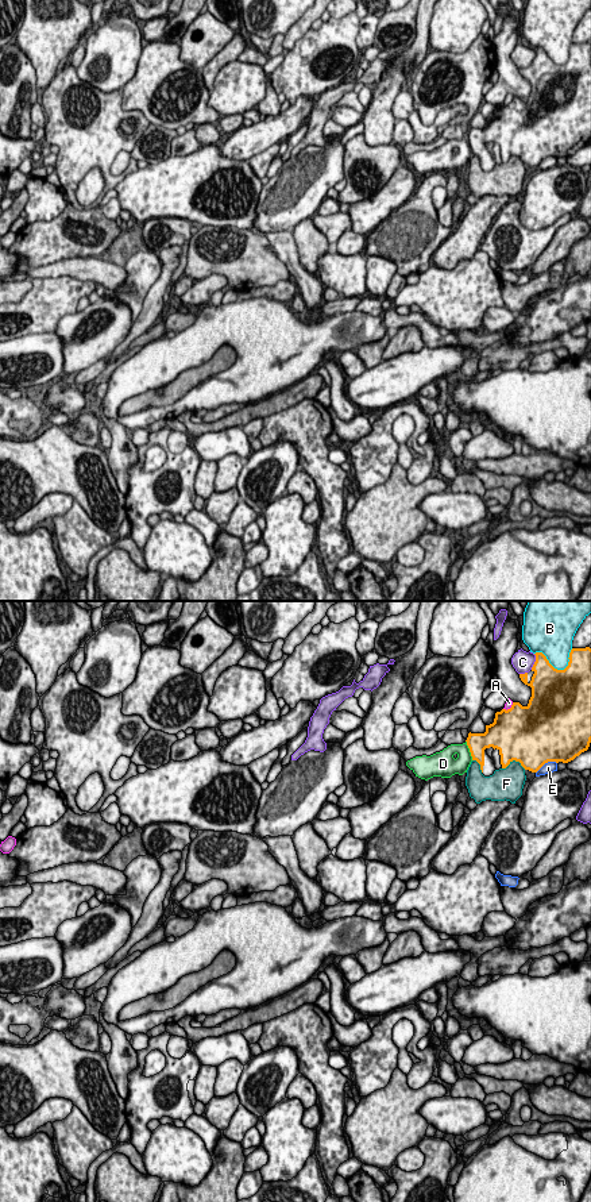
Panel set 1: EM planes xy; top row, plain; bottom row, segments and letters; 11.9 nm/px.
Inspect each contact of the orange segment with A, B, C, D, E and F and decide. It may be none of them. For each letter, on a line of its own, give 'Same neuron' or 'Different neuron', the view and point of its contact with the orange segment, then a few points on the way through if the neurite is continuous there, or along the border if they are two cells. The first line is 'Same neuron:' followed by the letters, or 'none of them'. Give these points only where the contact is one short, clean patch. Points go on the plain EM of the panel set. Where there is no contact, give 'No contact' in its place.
Same neuron: D
A: Different neuron. Touches orange at xy (510, 103)
B: Different neuron. Touches orange at xy (556, 64)
C: Different neuron. Touches orange at xy (535, 57)
D: Same neuron. Touches orange at xy (470, 145). Path across: xy (476, 138), (470, 145), (460, 160)
E: Different neuron. Touches orange at xy (545, 157)
F: Different neuron. Touches orange at xy (514, 154)

